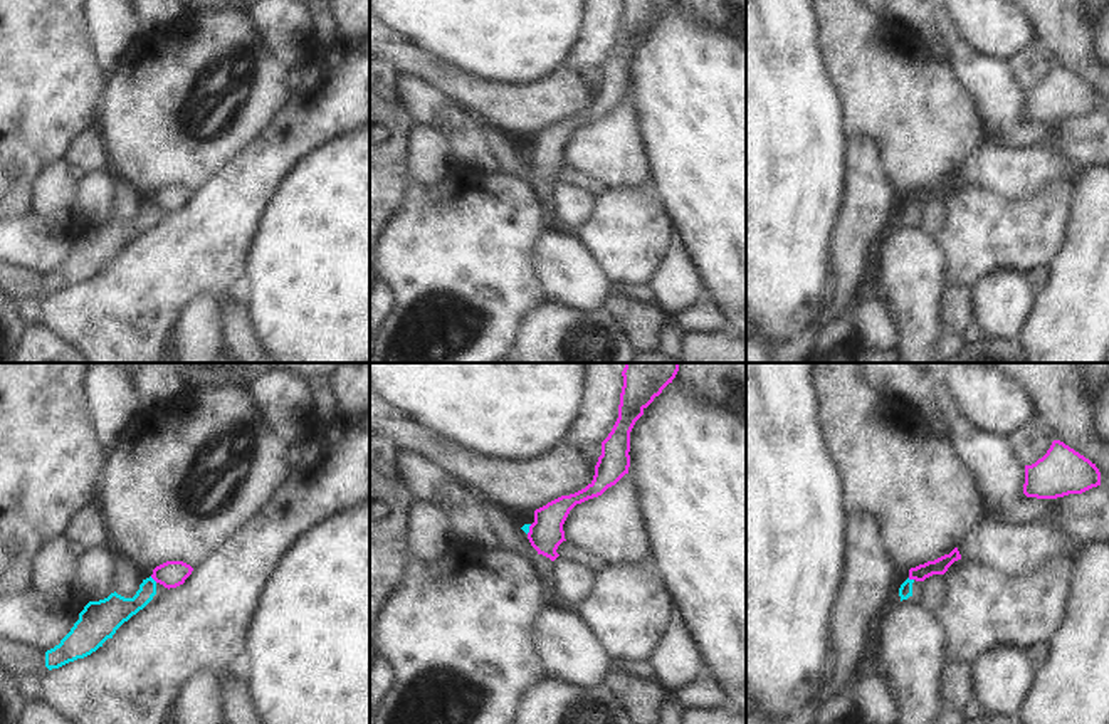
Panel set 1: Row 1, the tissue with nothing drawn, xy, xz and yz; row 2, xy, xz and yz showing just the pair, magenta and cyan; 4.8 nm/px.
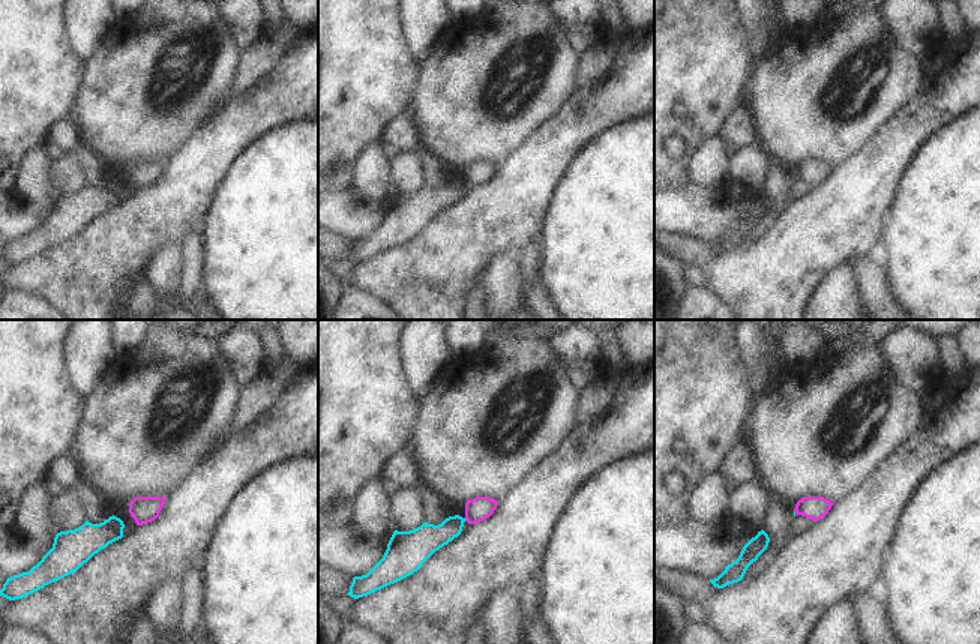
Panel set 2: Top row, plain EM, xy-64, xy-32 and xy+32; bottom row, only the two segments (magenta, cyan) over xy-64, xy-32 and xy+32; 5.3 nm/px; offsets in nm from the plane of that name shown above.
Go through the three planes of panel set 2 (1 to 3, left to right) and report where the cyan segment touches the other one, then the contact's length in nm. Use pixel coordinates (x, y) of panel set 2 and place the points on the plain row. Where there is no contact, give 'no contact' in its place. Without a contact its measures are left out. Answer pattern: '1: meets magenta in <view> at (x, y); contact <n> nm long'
1: no contact
2: no contact
3: no contact

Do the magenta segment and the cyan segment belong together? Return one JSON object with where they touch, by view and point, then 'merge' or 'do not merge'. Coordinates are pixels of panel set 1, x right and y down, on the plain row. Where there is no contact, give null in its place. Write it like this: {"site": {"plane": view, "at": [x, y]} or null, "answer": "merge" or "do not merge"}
{"site": {"plane": "xy", "at": [153, 202]}, "answer": "do not merge"}

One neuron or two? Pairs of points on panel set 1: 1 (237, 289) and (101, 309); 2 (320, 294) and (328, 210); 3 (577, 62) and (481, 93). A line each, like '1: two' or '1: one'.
1: two
2: one
3: two

